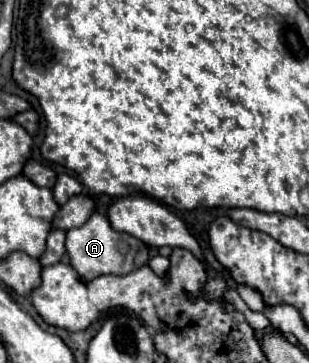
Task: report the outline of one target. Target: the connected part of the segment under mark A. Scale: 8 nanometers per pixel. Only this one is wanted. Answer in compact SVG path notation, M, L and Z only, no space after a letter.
M95 212L87 224L79 228L67 230L67 254L71 258L71 266L79 272L83 280L93 280L97 276L105 274L115 274L115 276L125 276L133 272L135 268L141 268L143 264L149 262L149 248L135 236L125 234L125 232L115 232L107 220L107 216Z

